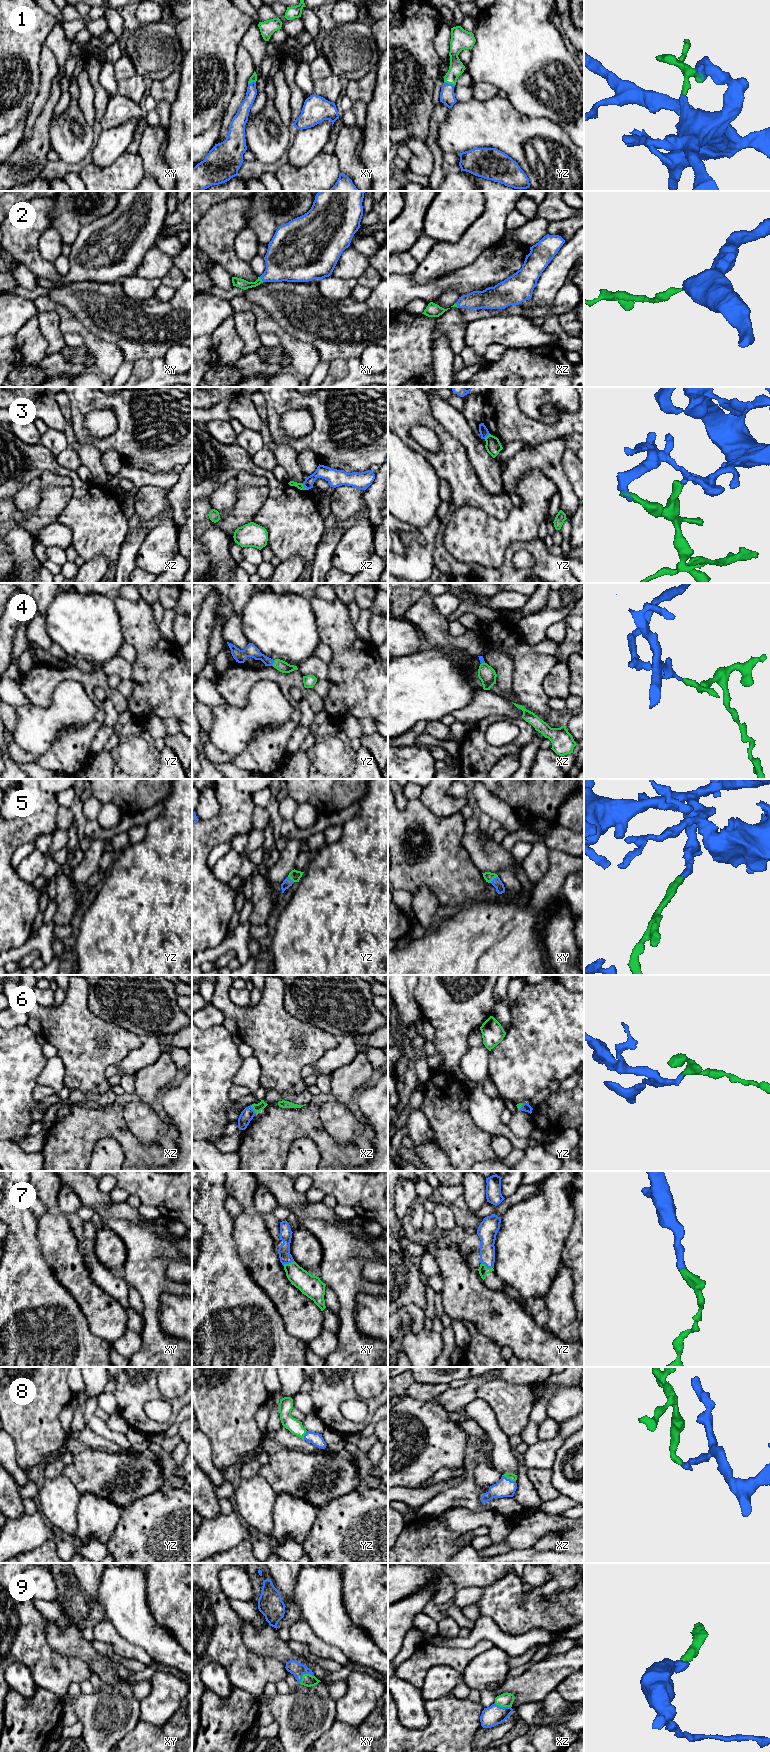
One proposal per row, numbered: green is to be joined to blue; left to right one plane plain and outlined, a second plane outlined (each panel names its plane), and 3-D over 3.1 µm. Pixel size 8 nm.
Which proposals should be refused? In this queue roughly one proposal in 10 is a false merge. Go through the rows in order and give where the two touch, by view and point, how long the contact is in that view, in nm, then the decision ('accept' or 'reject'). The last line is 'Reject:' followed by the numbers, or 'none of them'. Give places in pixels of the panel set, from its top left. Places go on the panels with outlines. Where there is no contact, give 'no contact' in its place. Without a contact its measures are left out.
1: contact yz (449, 84); length 90 nm; accept
2: contact xy (261, 279); length 50 nm; accept
3: contact xz (305, 487); length 80 nm; reject
4: contact yz (273, 662); length 50 nm; accept
5: contact xy (494, 878); length 90 nm; accept
6: contact xz (252, 1109); length 80 nm; accept
7: contact yz (487, 1267); length 100 nm; accept
8: contact xz (509, 1479); length 120 nm; accept
9: contact xy (304, 1673); length 140 nm; accept
Reject: 3

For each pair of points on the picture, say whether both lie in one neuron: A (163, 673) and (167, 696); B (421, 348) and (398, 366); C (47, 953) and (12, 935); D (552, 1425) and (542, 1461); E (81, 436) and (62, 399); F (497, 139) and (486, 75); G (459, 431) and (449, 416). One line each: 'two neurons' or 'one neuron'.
A: one neuron
B: one neuron
C: two neurons
D: two neurons
E: two neurons
F: two neurons
G: one neuron

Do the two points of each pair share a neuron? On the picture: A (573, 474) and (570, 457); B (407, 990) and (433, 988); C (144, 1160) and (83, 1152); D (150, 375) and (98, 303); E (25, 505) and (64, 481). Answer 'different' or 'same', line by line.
A: same
B: different
C: same
D: different
E: same

